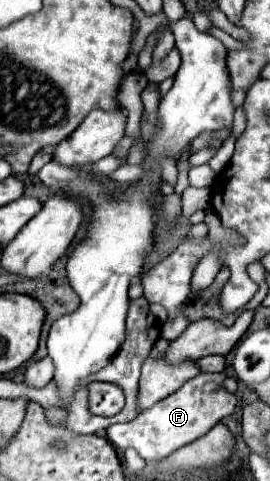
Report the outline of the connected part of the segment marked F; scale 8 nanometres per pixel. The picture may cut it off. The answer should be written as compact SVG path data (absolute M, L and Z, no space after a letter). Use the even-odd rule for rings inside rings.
M227 374L195 376L193 380L187 382L189 390L179 388L175 394L157 402L147 412L141 412L135 420L125 422L125 424L113 424L107 430L109 442L119 452L125 452L127 448L135 448L143 460L163 460L165 456L179 450L181 446L207 434L225 416L233 414L237 398L235 398L235 394L225 390L225 386L223 386L225 378L227 378Z

